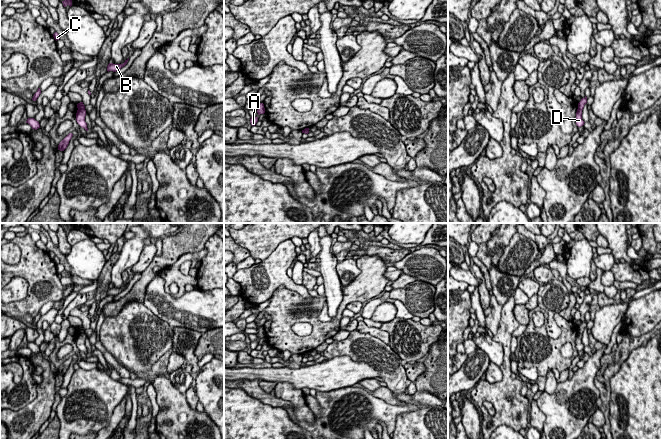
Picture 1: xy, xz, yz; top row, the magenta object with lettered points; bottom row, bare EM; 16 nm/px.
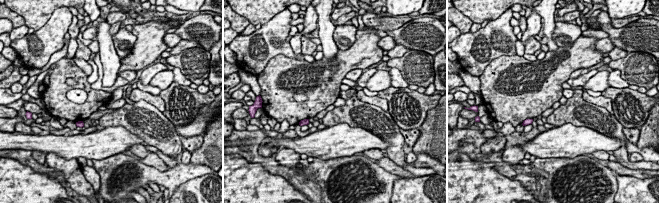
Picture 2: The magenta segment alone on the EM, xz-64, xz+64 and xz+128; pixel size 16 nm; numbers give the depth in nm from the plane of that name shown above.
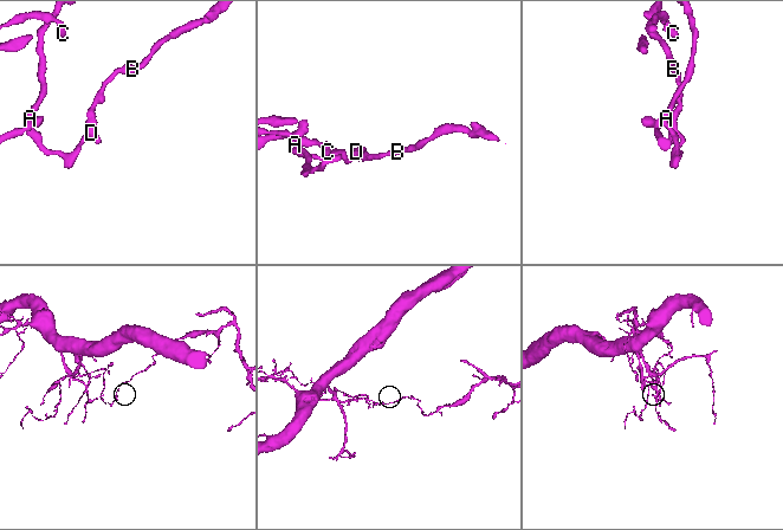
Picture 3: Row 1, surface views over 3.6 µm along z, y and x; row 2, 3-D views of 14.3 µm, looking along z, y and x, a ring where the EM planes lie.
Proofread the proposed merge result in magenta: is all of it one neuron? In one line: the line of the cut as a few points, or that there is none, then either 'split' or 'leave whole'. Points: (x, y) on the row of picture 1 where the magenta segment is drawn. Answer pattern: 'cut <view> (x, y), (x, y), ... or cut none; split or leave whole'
cut yz (578, 108), (581, 110); split

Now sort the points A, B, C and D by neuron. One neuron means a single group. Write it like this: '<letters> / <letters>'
A C D / B

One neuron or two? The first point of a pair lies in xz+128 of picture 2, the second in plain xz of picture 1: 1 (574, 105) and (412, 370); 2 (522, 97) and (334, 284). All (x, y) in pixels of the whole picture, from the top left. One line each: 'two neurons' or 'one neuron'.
1: two neurons
2: two neurons

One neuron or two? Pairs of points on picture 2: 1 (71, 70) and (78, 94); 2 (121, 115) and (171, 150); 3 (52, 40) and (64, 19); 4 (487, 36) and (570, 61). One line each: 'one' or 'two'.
1: two
2: one
3: one
4: two

